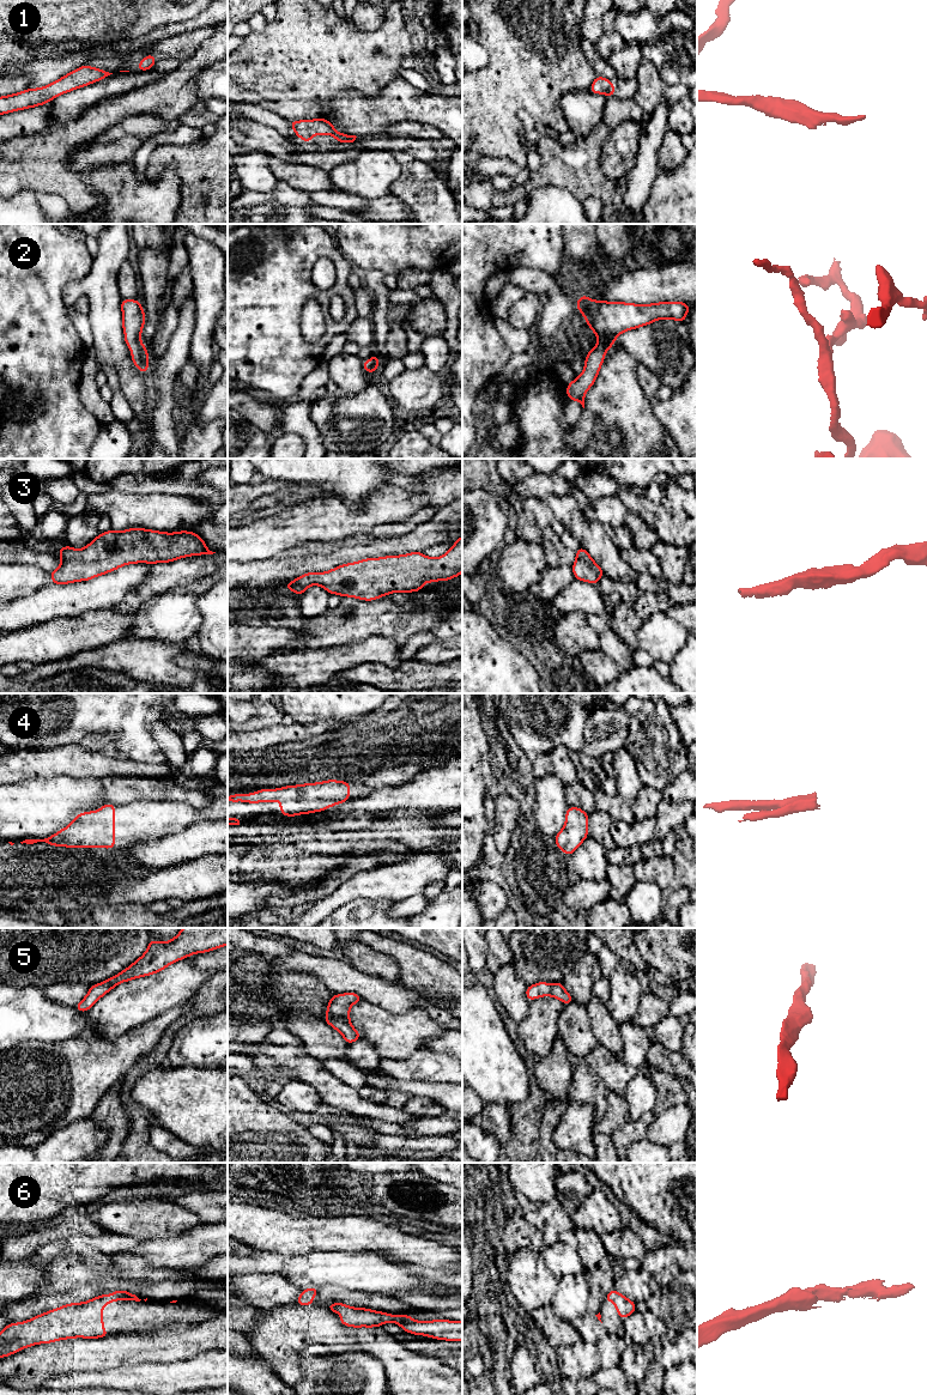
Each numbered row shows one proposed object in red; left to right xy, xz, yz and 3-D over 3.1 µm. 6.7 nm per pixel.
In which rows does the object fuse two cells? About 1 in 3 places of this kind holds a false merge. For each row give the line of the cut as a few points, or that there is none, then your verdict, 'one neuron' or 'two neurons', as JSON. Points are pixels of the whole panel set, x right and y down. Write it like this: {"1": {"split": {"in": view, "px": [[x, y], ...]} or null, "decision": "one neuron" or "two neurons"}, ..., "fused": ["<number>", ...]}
{"1": {"split": null, "decision": "one neuron"}, "2": {"split": null, "decision": "one neuron"}, "3": {"split": null, "decision": "one neuron"}, "4": {"split": null, "decision": "one neuron"}, "5": {"split": null, "decision": "one neuron"}, "6": {"split": null, "decision": "one neuron"}, "fused": []}

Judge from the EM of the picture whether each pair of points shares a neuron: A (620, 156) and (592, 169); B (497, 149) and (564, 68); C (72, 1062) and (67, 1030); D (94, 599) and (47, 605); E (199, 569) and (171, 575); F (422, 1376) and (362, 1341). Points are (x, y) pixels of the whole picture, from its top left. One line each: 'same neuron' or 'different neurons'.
A: different neurons
B: same neuron
C: different neurons
D: same neuron
E: same neuron
F: same neuron

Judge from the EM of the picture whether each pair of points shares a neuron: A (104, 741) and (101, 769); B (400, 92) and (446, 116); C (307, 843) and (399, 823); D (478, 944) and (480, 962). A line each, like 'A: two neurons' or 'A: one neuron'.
A: two neurons
B: one neuron
C: one neuron
D: one neuron

